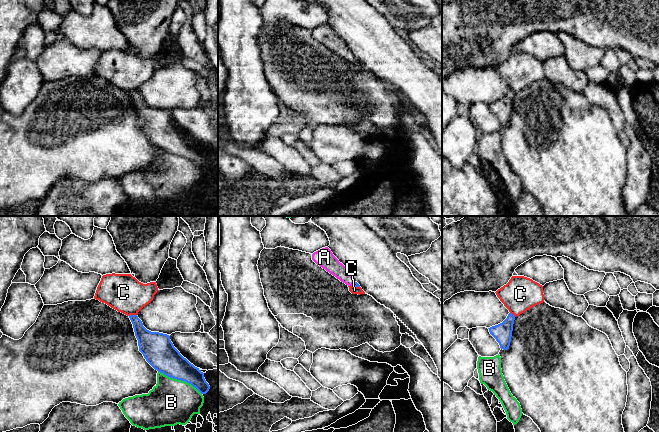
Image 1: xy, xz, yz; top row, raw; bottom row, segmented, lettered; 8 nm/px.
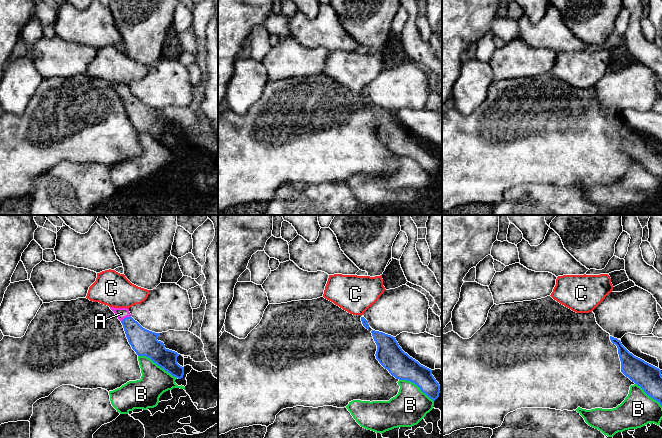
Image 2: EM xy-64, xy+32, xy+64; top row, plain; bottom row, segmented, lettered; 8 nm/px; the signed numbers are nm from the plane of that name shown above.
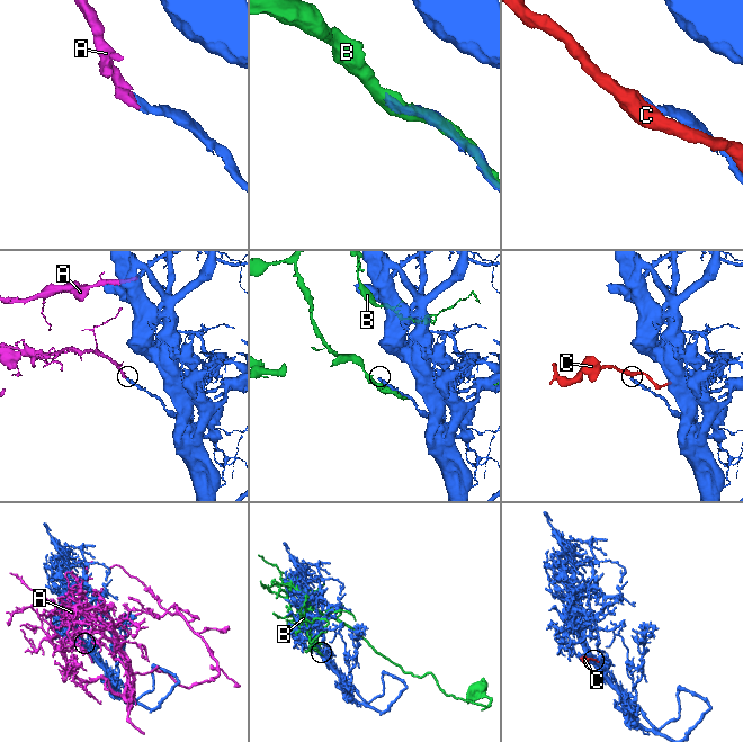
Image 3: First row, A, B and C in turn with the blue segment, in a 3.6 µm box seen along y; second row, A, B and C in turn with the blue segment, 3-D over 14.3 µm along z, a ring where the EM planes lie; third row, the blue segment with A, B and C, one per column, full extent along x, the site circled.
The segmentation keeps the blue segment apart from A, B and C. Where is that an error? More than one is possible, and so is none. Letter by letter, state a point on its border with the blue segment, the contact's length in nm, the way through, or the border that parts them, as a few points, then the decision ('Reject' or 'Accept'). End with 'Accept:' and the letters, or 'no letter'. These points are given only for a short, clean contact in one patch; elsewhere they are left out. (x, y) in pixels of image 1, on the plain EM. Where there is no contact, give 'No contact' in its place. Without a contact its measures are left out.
A: Touches blue at xz (353, 59). Shared border 40 nm. Reject
B: Touches blue at xy (180, 155). Shared border 400 nm. Reject
C: Touches blue at xy (132, 91). Shared border 70 nm. Boundary: xy (136, 90), (129, 92). Reject
Accept: no letter

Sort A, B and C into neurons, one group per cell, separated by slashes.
A / B / C

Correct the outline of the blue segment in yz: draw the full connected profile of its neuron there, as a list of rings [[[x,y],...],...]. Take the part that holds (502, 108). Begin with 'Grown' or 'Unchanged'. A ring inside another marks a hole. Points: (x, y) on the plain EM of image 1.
Unchanged. [[[509,89],[502,99],[488,104],[490,110],[496,115],[503,126],[507,126],[510,122],[514,96],[515,92]]]

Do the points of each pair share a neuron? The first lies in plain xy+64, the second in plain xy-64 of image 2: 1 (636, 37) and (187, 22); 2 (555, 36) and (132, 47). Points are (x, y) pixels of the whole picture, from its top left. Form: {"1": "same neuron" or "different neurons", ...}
{"1": "different neurons", "2": "different neurons"}

